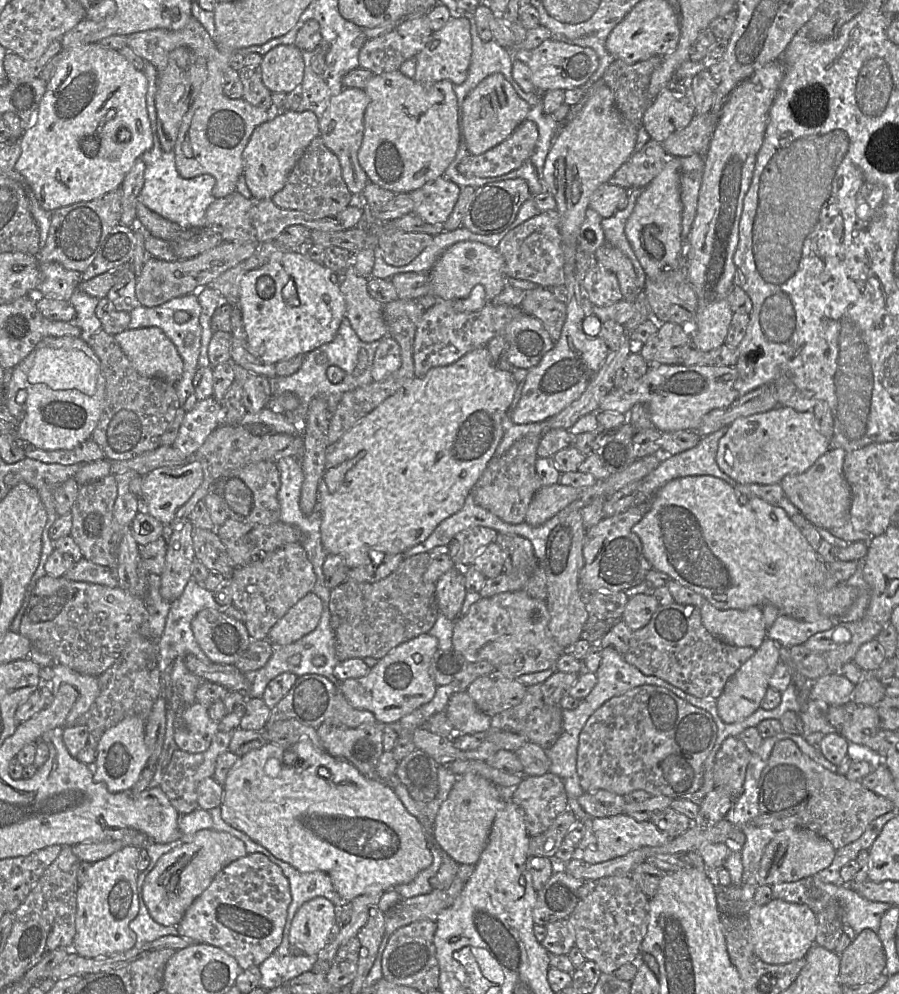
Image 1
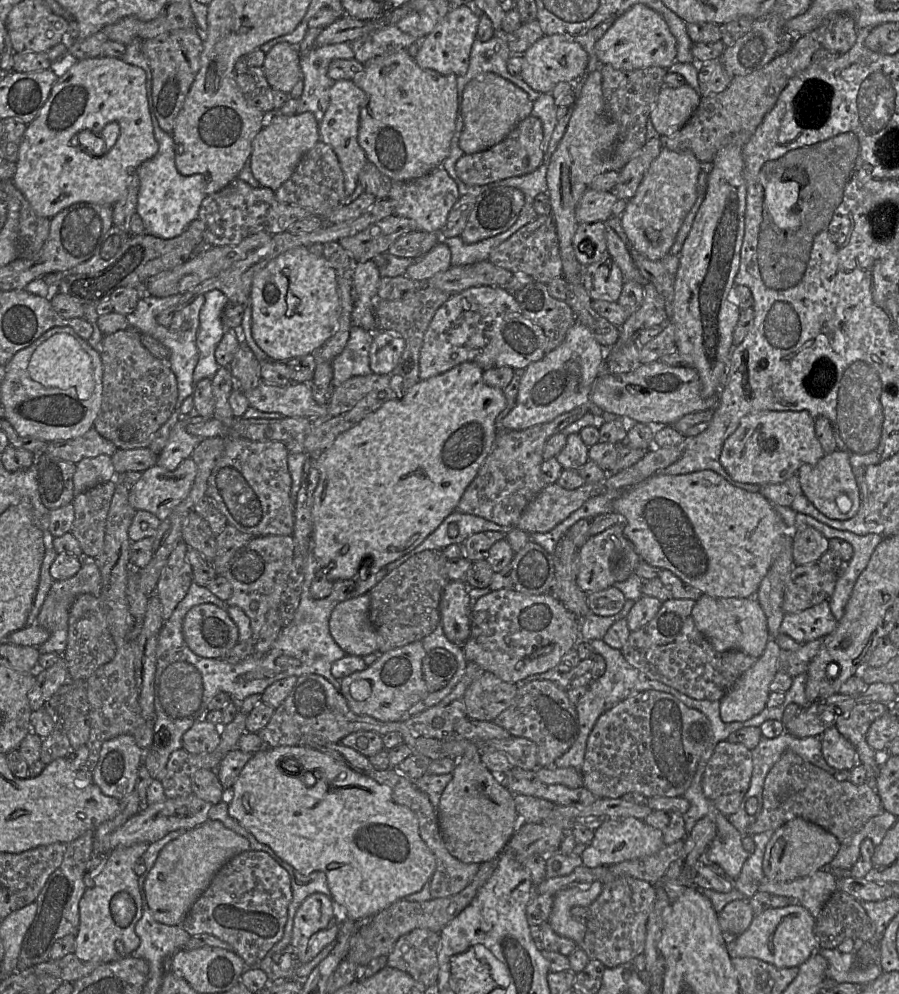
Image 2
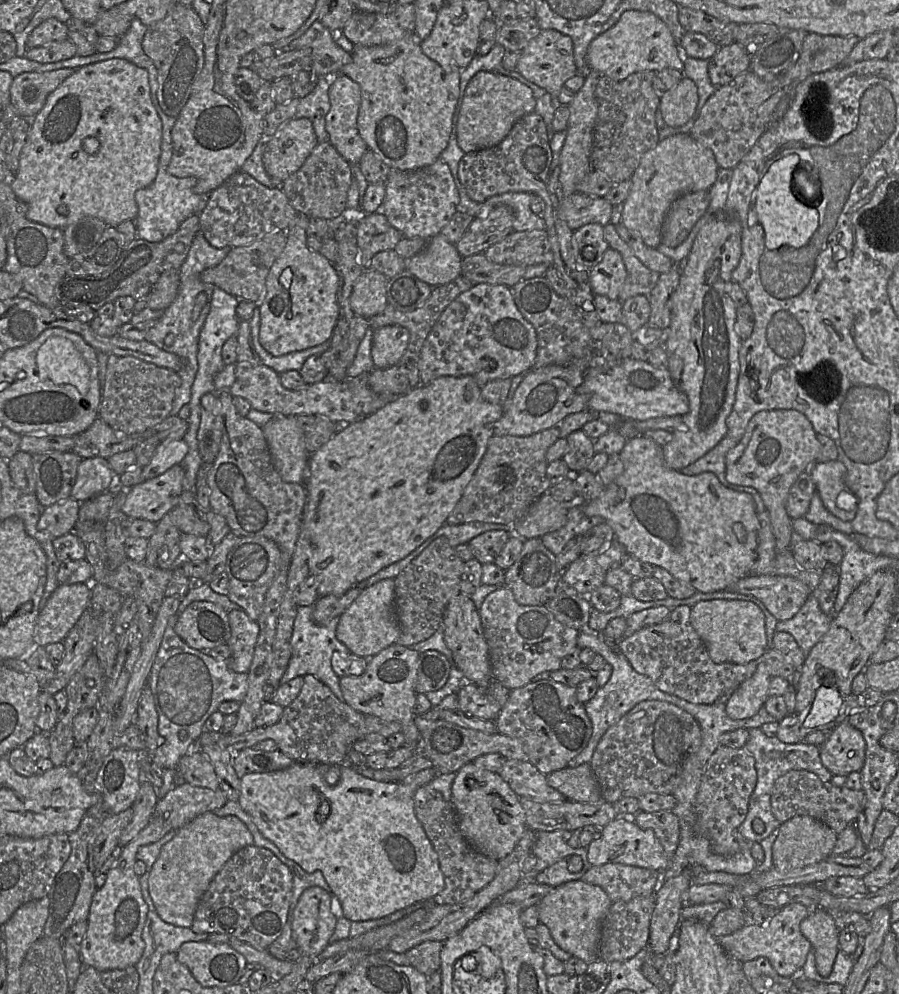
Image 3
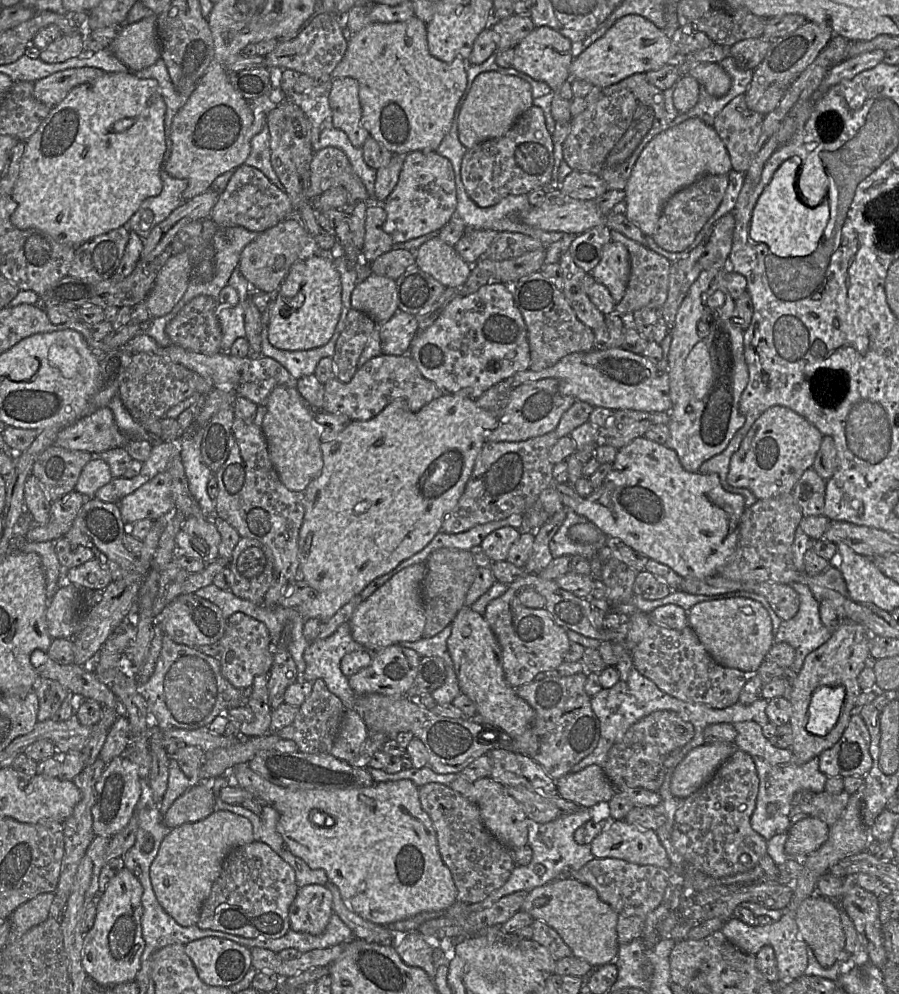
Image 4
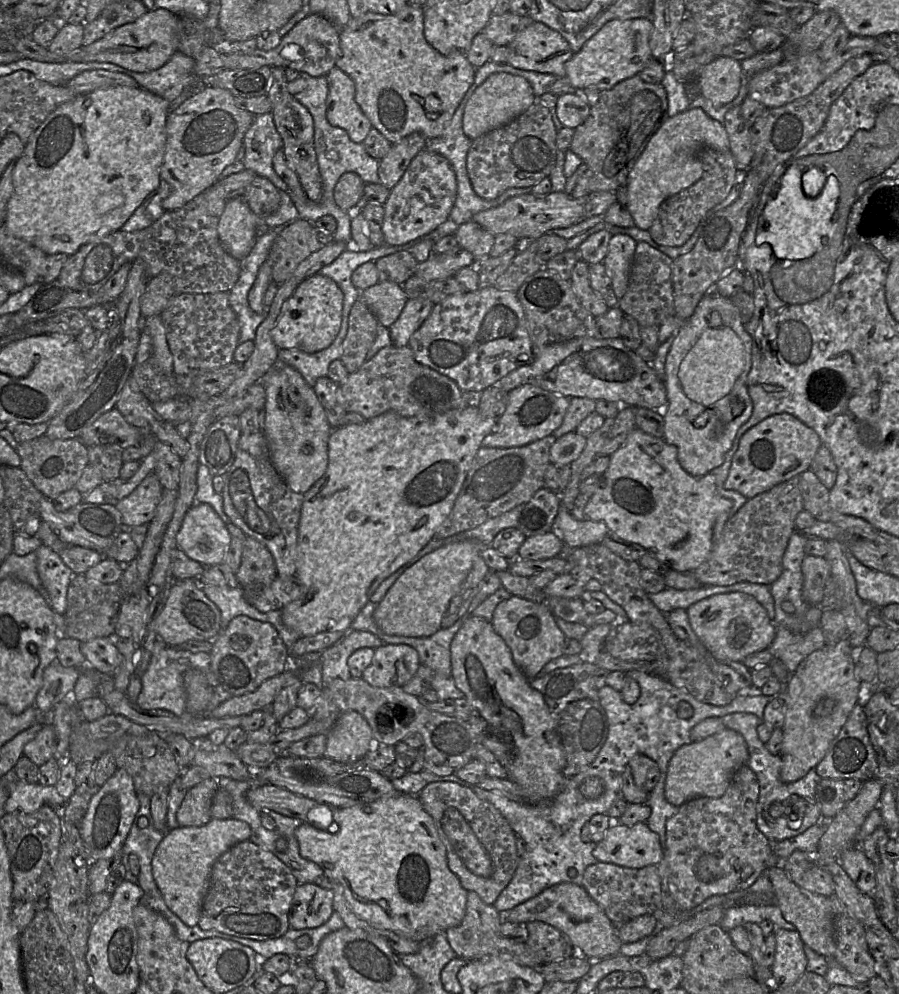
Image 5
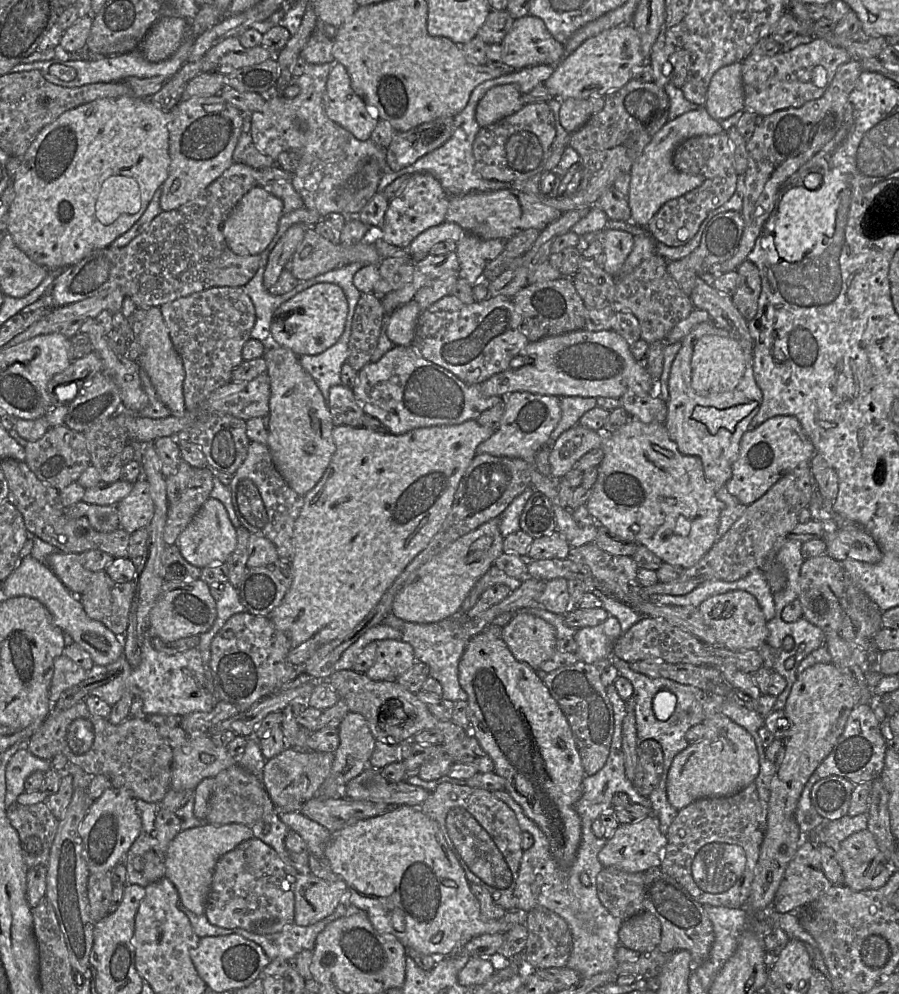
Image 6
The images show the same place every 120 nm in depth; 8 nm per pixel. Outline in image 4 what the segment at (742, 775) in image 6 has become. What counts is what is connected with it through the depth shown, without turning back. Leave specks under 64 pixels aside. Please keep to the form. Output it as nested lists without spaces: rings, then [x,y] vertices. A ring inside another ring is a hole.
[[[705,743],[692,749],[675,767],[671,793],[686,799],[707,783],[718,767],[737,749],[734,743]]]

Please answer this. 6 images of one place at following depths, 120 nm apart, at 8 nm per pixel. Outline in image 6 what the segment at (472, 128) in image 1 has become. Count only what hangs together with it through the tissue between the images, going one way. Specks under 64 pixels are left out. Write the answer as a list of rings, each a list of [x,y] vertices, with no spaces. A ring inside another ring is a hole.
[[[515,84],[489,89],[476,108],[476,120],[481,128],[510,116],[524,107],[522,93]]]

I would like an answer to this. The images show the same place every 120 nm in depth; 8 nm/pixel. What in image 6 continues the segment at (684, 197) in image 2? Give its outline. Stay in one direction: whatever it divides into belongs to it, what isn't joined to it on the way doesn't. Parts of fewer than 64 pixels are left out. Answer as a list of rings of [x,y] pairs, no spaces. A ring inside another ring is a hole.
[[[699,106],[697,109],[686,112],[674,120],[669,120],[654,135],[631,168],[630,191],[628,192],[631,221],[641,228],[646,228],[664,203],[701,186],[705,180],[703,175],[684,173],[674,167],[674,151],[681,142],[688,138],[717,135],[724,131],[720,121],[713,119],[705,106]]]

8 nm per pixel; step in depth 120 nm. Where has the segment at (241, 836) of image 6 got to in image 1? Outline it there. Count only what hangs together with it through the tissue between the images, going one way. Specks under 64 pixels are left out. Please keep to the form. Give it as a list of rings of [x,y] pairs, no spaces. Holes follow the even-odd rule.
[[[203,829],[192,836],[182,836],[182,844],[162,855],[147,875],[142,893],[151,917],[163,926],[178,925],[187,909],[209,887],[215,876],[227,865],[248,855],[245,844],[235,836],[214,829]]]

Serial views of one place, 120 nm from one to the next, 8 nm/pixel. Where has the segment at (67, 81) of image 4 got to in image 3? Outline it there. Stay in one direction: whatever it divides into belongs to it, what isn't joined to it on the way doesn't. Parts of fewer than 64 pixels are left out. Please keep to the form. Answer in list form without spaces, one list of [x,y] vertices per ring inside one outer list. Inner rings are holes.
[[[75,70],[22,73],[12,80],[9,103],[16,108],[20,117],[31,120],[42,110],[47,97]]]

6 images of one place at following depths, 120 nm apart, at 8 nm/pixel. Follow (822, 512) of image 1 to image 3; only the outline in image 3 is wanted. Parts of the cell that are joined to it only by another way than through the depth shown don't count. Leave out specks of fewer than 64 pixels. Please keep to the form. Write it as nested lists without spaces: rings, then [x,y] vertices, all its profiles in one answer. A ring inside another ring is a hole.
[[[838,459],[817,461],[808,472],[825,508],[837,518],[851,521],[857,512],[857,498],[845,485],[845,465]]]

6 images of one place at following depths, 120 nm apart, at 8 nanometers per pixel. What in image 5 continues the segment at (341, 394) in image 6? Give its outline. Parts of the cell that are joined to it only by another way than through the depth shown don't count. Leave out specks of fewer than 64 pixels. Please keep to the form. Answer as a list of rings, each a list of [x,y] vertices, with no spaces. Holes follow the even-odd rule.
[[[327,376],[320,377],[313,385],[313,390],[325,410],[330,426],[332,428],[339,427],[339,421],[347,413],[343,406],[339,384]]]

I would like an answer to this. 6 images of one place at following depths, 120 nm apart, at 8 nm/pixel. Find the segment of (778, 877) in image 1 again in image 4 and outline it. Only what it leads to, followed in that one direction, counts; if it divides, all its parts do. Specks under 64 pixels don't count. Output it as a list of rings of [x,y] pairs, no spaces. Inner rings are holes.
[[[805,817],[793,823],[787,831],[785,852],[801,860],[819,849],[827,840],[829,826],[816,817]]]

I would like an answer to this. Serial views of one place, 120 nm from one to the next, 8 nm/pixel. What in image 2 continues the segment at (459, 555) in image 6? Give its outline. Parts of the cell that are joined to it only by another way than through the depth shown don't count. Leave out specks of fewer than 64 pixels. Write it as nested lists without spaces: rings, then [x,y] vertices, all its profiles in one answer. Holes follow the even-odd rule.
[[[368,593],[336,604],[329,620],[334,641],[347,654],[364,657],[378,650],[377,635],[369,619]]]

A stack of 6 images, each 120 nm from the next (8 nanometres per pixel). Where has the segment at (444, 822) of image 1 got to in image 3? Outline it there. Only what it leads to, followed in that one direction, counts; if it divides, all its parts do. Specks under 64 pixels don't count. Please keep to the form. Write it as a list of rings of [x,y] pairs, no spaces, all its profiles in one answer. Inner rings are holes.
[[[473,762],[463,765],[456,773],[451,804],[457,814],[459,829],[470,847],[497,861],[514,850],[528,829],[520,798],[500,774],[481,769]]]

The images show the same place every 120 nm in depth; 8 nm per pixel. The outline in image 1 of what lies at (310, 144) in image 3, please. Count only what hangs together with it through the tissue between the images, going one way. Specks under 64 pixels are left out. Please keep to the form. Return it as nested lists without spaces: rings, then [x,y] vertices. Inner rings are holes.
[[[311,111],[273,112],[269,120],[257,126],[243,150],[243,175],[251,196],[257,199],[271,199],[286,184],[288,176],[312,140],[319,136],[319,118]]]

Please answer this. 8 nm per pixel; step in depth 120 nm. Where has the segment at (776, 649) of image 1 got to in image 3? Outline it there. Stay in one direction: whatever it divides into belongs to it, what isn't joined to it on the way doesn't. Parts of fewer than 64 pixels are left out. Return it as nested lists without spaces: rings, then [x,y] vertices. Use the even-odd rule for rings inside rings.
[[[759,660],[754,674],[745,680],[725,703],[726,713],[733,720],[755,716],[764,706],[771,682],[769,665]]]

